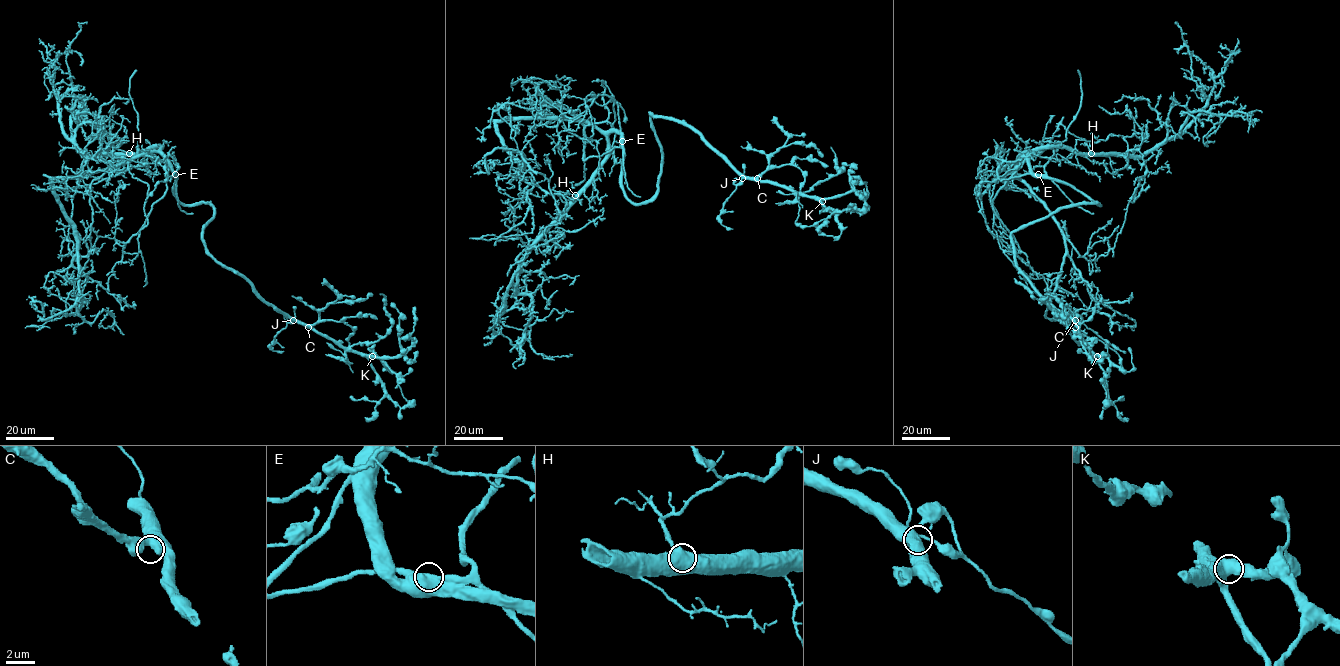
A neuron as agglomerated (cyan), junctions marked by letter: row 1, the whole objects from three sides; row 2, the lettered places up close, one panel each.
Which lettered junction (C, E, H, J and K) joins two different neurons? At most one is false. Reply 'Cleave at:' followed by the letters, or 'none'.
Cleave at: E

